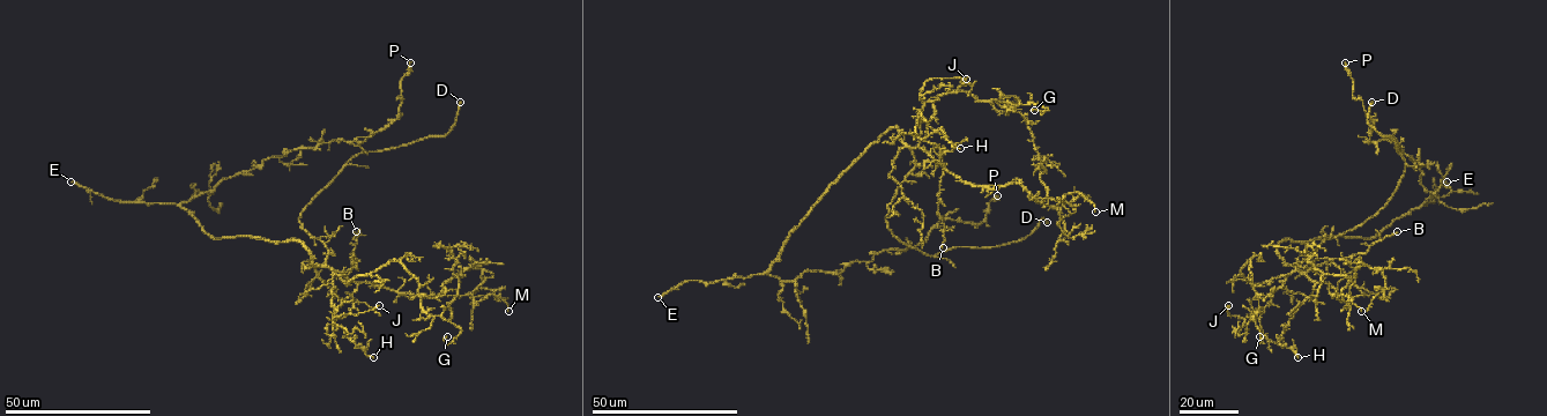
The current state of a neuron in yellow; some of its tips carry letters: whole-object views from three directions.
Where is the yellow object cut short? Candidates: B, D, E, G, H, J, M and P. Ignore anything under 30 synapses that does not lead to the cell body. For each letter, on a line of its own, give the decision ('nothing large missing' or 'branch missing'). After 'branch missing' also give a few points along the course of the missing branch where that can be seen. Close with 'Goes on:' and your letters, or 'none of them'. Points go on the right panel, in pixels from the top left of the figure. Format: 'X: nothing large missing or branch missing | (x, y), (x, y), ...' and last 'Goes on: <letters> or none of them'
B: nothing large missing
D: branch missing | (1371, 102), (1369, 72), (1356, 66)
E: branch missing | (1447, 182), (1475, 163), (1449, 191), (1438, 215), (1438, 194), (1420, 184), (1419, 165), (1395, 170), (1404, 140)
G: nothing large missing
H: nothing large missing
J: nothing large missing
M: nothing large missing
P: nothing large missing
Goes on: D, E

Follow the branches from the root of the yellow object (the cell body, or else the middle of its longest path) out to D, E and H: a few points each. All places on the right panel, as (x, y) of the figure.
D: (1334, 236), (1284, 239), (1277, 251), (1296, 266), (1392, 197), (1405, 162), (1391, 138), (1369, 124), (1371, 102)
E: (1334, 236), (1375, 237), (1396, 220), (1433, 201), (1430, 195), (1447, 182)
H: (1334, 236), (1299, 242), (1284, 239), (1277, 246), (1287, 264), (1315, 283), (1279, 341), (1298, 357)

